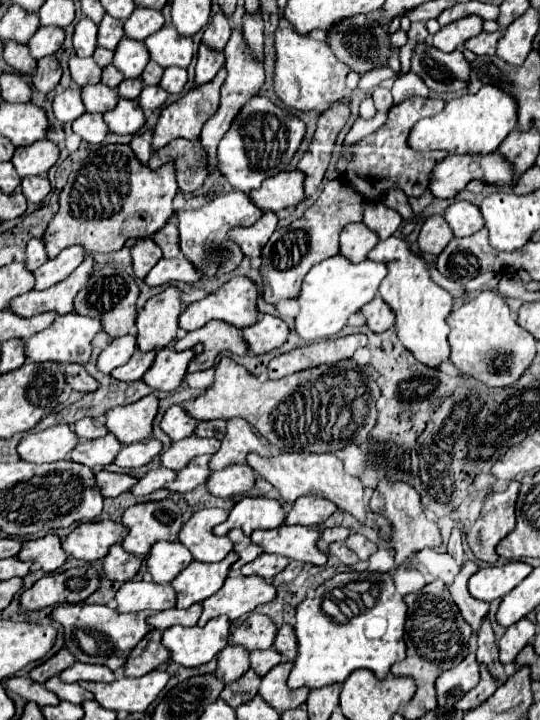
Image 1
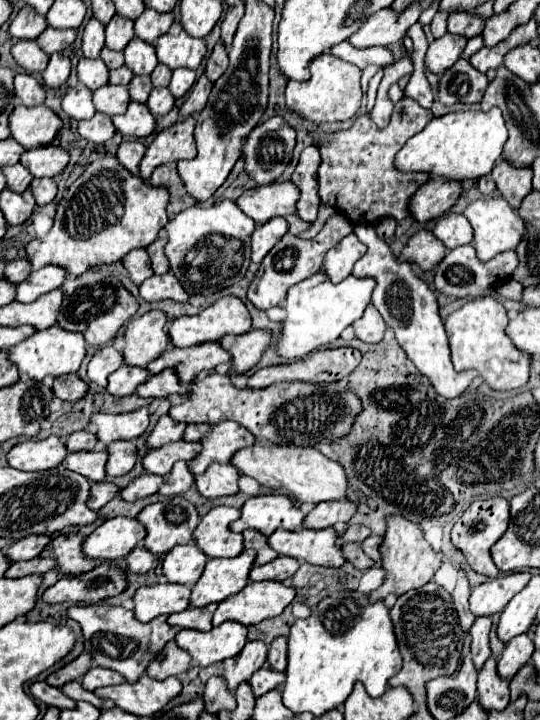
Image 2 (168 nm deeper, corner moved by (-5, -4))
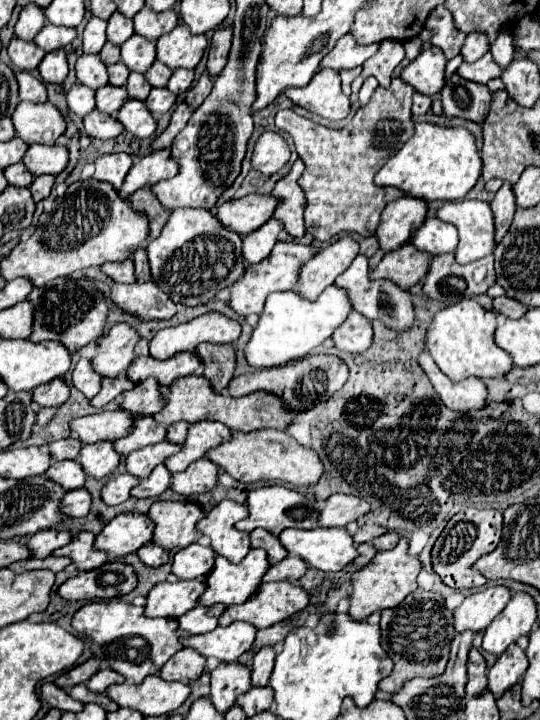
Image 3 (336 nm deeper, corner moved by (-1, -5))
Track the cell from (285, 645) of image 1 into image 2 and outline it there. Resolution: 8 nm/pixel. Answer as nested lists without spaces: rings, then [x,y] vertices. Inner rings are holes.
[[[277,637],[267,651],[267,665],[273,671],[283,671],[283,667],[287,667],[287,639],[285,637]]]

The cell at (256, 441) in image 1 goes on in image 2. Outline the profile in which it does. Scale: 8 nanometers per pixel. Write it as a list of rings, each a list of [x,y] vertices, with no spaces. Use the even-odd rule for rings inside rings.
[[[223,421],[211,427],[207,435],[201,439],[201,453],[189,461],[189,471],[199,475],[203,473],[211,463],[227,463],[231,455],[243,447],[251,447],[255,443],[255,437],[245,429],[239,427],[235,421]]]

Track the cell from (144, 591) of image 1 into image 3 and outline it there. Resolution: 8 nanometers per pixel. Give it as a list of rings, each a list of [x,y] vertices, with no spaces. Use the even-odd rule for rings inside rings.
[[[177,580],[177,582],[161,582],[151,588],[147,594],[145,612],[147,616],[161,618],[179,618],[191,608],[197,606],[197,598],[203,594],[203,580]]]

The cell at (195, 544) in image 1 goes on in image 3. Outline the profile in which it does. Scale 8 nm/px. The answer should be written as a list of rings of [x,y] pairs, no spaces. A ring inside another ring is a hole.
[[[223,500],[211,510],[203,520],[197,522],[197,532],[205,534],[211,540],[211,548],[215,554],[225,556],[229,562],[241,562],[249,546],[249,534],[239,532],[235,528],[235,522],[243,520],[247,516],[247,506],[237,504],[233,500]]]

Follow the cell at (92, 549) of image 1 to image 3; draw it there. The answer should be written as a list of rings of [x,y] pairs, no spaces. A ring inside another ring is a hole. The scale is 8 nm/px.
[[[119,514],[115,516],[95,538],[95,548],[107,552],[109,558],[121,560],[123,556],[137,552],[151,540],[153,522],[145,514]]]

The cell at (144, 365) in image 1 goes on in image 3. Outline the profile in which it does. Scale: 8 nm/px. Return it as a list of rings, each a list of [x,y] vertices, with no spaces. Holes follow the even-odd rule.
[[[115,376],[115,378],[103,378],[101,382],[101,392],[91,400],[91,404],[95,408],[103,408],[107,402],[115,400],[119,394],[131,390],[135,384],[131,384],[131,380],[127,380],[127,376]]]

